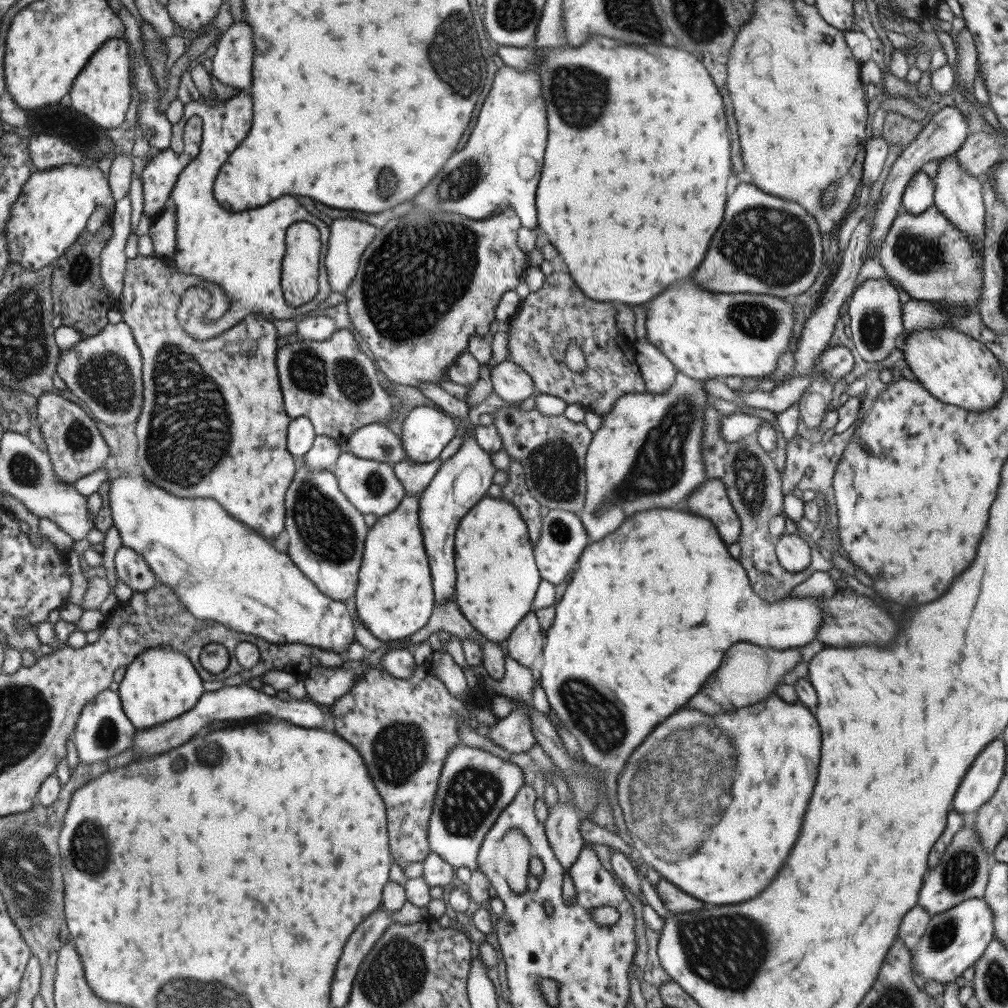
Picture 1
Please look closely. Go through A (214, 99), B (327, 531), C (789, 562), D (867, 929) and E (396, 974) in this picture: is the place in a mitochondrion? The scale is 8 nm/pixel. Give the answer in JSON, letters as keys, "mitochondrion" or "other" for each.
{"A":"other","B":"mitochondrion","C":"other","D":"other","E":"mitochondrion"}

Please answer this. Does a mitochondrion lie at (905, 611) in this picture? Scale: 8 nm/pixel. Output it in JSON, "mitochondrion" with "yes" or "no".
{"mitochondrion":"no"}

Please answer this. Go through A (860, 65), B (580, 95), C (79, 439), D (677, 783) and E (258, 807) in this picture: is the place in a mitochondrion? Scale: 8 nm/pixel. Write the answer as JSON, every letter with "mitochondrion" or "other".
{"A":"other","B":"mitochondrion","C":"mitochondrion","D":"mitochondrion","E":"other"}

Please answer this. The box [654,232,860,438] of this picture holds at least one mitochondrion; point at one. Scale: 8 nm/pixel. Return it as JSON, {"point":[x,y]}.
{"point":[755,320]}

